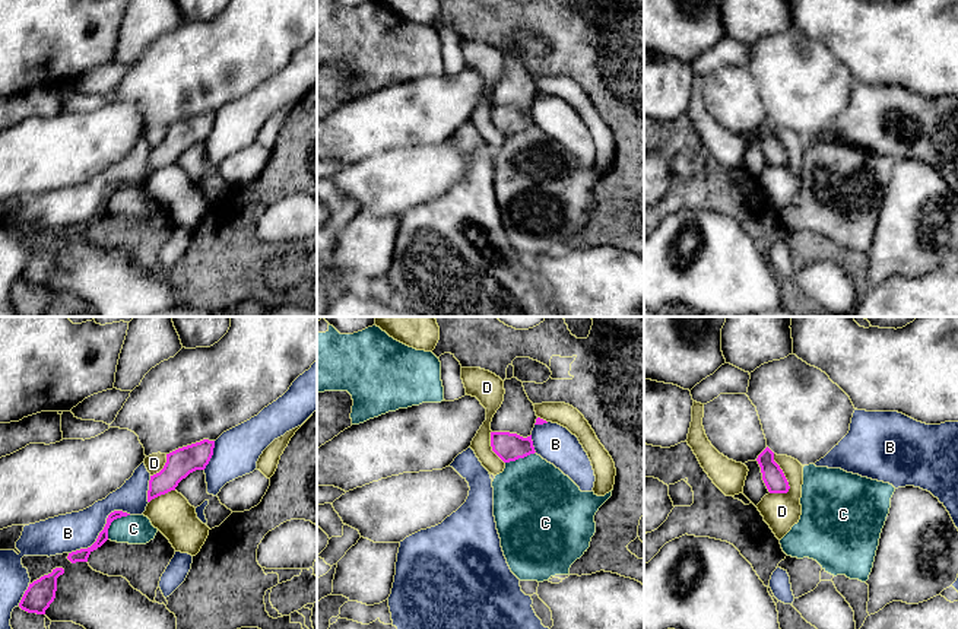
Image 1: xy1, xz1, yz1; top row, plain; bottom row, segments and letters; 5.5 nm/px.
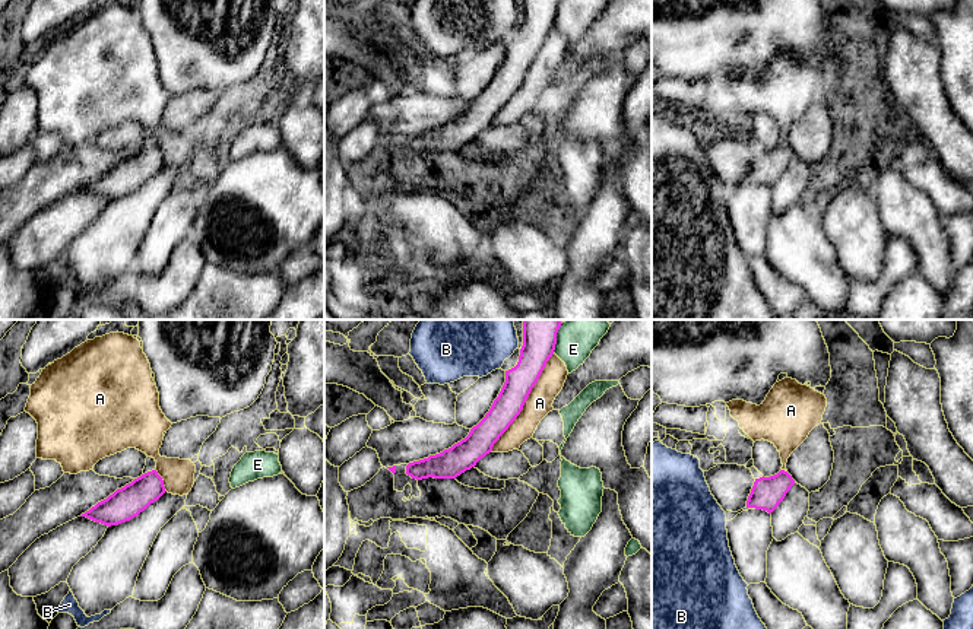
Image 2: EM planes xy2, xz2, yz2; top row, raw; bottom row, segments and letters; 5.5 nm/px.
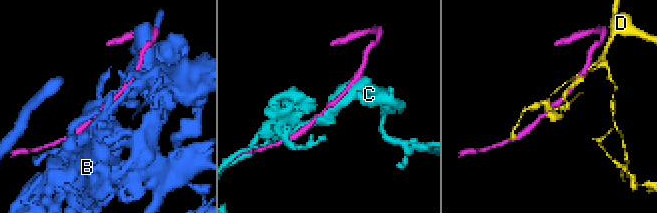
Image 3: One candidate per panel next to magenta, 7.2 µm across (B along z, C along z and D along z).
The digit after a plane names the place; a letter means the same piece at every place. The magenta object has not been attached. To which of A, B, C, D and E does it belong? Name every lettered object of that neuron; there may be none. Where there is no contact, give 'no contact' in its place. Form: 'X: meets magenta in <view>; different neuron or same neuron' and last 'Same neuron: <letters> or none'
A: meets magenta in xz2; different neuron
B: meets magenta in xy1; different neuron
C: meets magenta in xy1; different neuron
D: meets magenta in yz1; different neuron
E: meets magenta in xz2; different neuron
Same neuron: none

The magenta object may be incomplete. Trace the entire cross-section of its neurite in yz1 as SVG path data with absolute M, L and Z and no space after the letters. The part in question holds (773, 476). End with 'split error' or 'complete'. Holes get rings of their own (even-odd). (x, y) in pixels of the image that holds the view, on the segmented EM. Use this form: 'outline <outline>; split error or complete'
outline M767 447L756 458L762 480L770 493L787 493L790 486L789 482L780 468L780 466L774 461L774 452Z; complete

